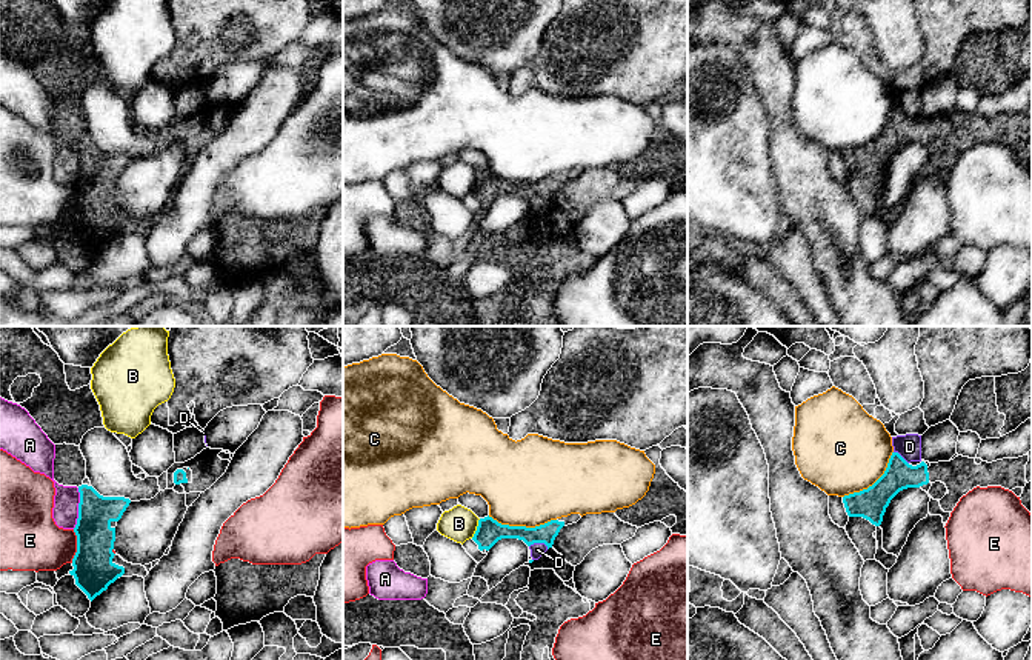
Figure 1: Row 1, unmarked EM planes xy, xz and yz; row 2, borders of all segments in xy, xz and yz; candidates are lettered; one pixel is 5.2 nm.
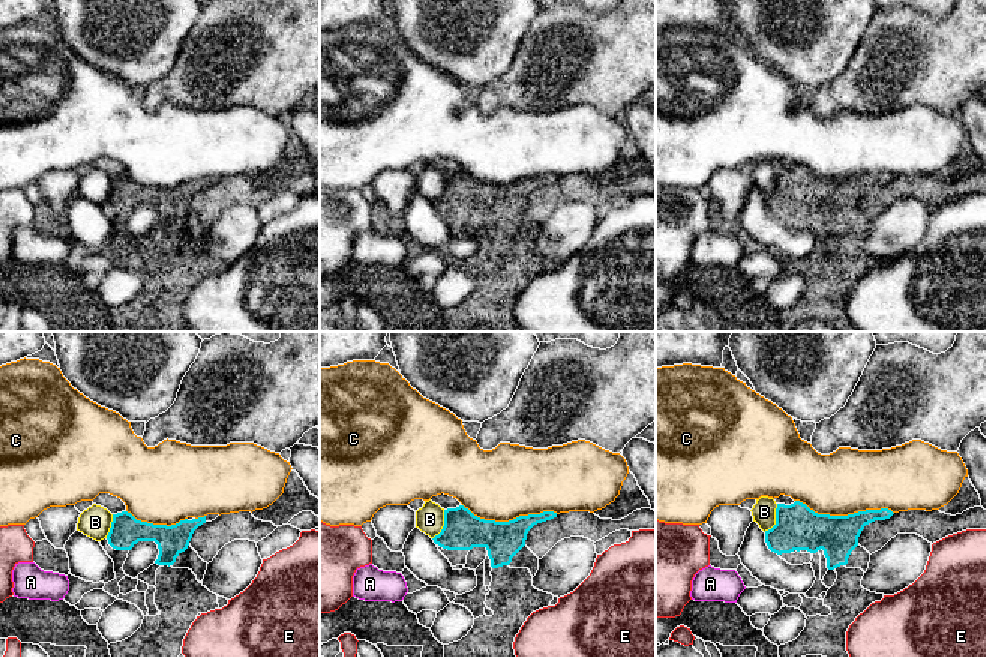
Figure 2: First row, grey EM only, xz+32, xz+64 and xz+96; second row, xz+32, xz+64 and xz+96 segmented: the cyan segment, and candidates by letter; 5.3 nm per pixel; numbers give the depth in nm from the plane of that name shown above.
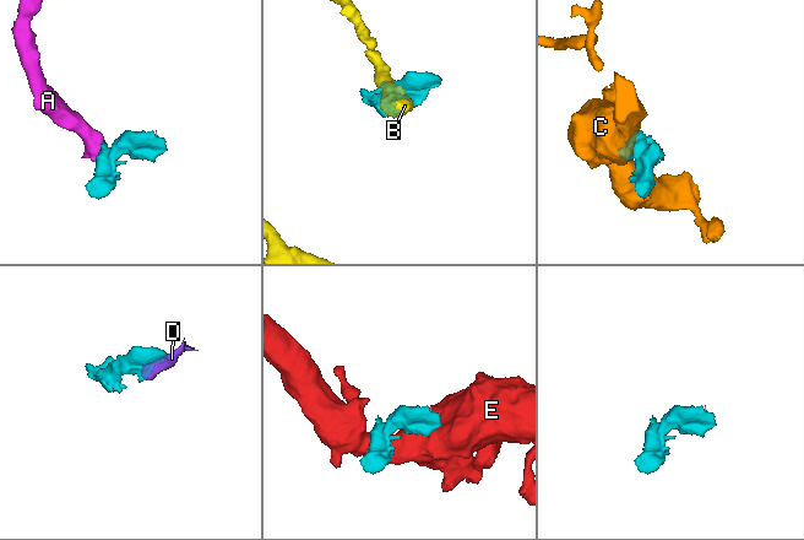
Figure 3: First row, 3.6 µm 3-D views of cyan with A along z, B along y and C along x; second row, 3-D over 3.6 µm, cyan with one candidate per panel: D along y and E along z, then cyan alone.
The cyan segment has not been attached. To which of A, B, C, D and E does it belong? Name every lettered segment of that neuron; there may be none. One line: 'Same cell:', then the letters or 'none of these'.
Same cell: none of these

